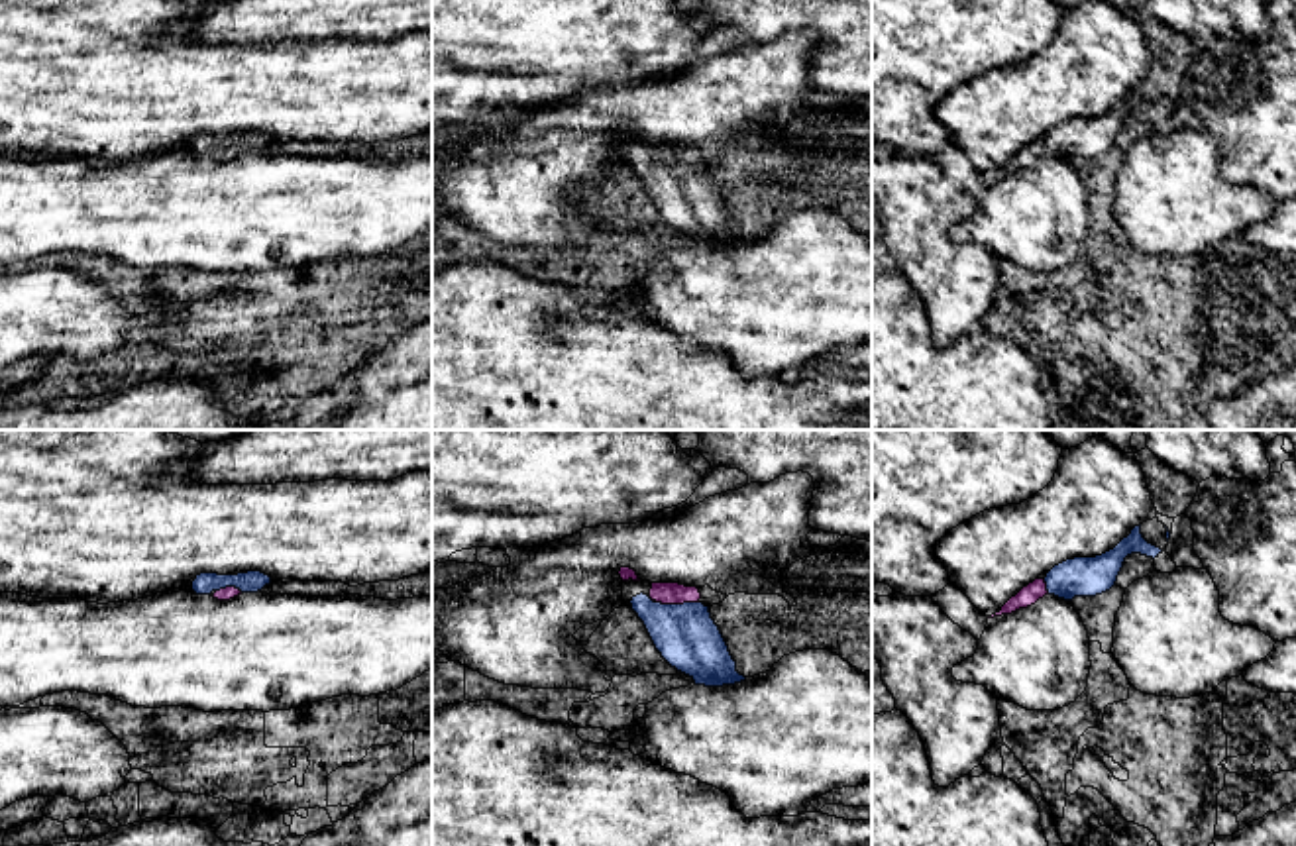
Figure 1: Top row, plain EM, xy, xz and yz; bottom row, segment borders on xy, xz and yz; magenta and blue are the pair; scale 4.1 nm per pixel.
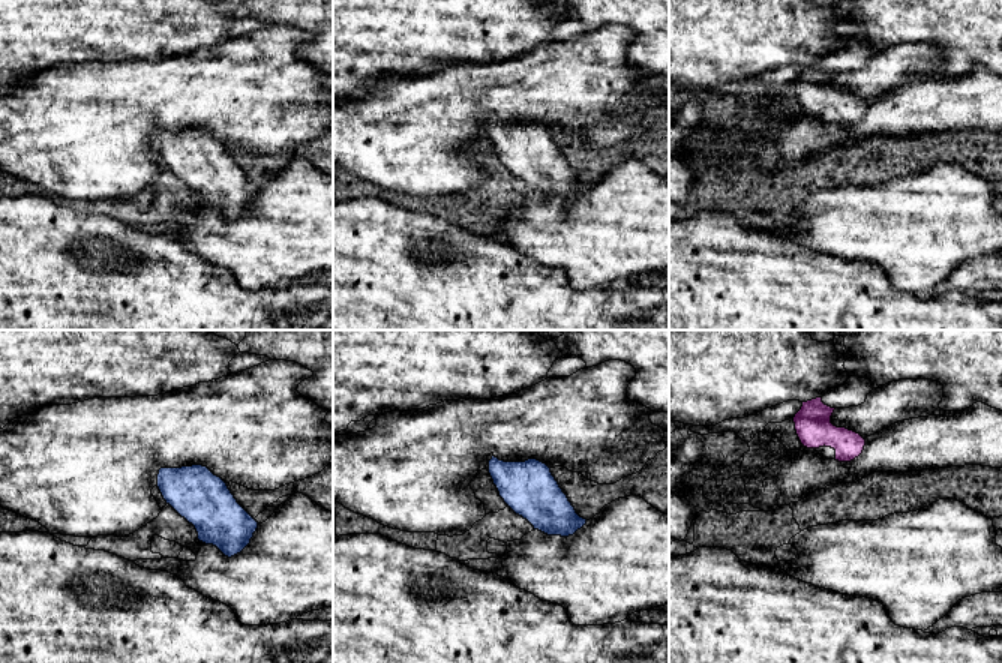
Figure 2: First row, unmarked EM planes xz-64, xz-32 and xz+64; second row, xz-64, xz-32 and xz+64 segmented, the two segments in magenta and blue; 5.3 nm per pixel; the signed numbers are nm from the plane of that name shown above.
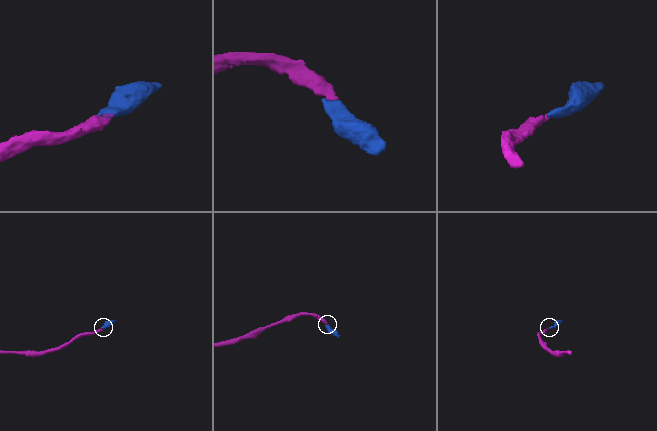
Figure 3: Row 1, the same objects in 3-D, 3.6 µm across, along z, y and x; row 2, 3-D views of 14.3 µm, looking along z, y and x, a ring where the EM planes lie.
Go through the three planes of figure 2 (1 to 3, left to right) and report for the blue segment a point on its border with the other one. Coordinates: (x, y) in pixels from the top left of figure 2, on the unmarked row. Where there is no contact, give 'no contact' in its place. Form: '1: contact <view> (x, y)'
1: no contact
2: no contact
3: no contact

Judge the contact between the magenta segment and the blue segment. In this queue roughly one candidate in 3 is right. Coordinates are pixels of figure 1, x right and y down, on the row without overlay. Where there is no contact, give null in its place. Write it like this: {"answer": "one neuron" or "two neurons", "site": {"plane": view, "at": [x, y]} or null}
{"answer": "one neuron", "site": {"plane": "xz", "at": [678, 163]}}

